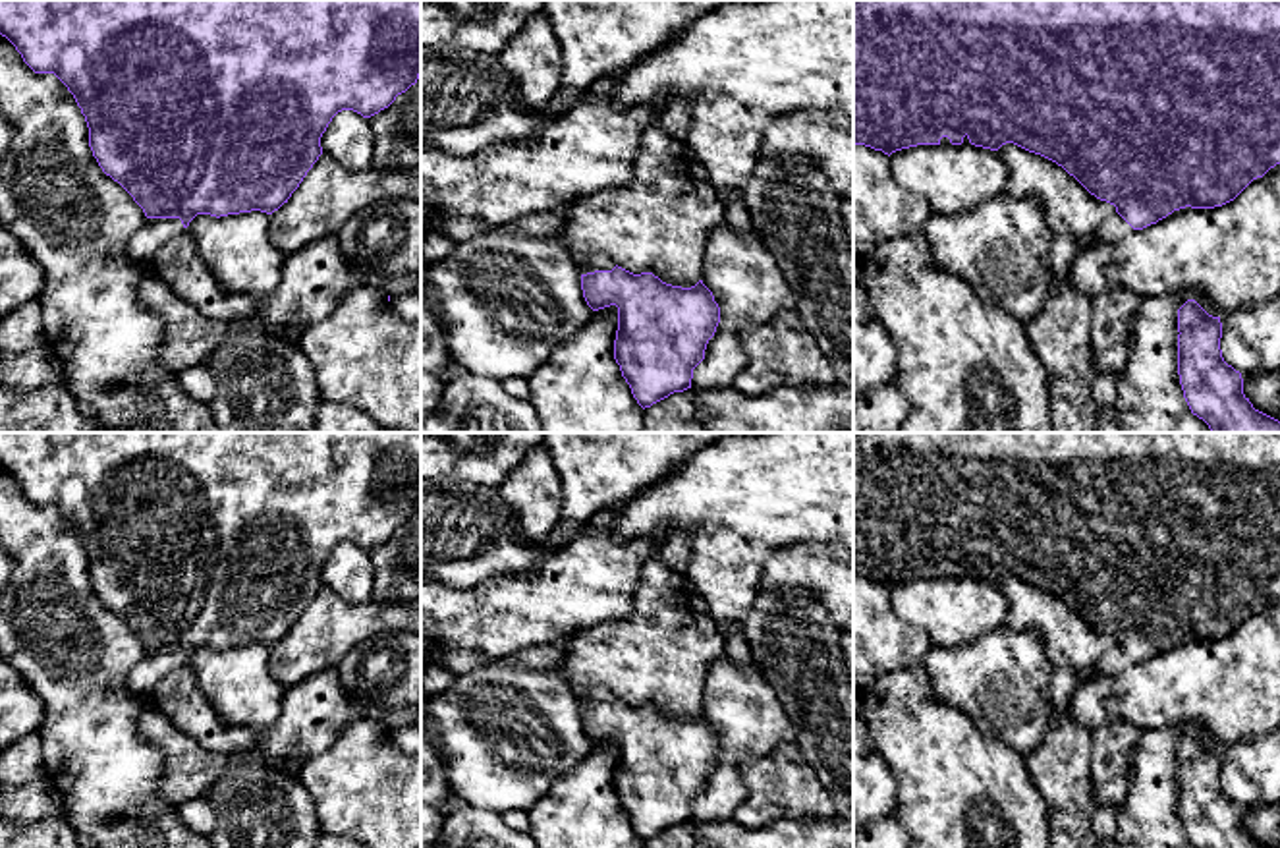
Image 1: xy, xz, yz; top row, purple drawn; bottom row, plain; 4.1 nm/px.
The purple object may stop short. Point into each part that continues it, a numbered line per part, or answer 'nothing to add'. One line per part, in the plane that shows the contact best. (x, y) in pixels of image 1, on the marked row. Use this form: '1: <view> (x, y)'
1: xy (155, 232)

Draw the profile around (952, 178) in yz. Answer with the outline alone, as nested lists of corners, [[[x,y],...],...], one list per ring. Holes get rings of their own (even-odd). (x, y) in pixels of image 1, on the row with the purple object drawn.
[[[917,145],[890,155],[894,180],[923,197],[934,214],[963,214],[1006,191],[1010,170],[996,151],[961,145]]]

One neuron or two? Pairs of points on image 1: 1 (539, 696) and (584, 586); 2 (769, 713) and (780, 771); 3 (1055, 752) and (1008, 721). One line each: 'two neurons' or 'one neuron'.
1: two neurons
2: two neurons
3: two neurons

